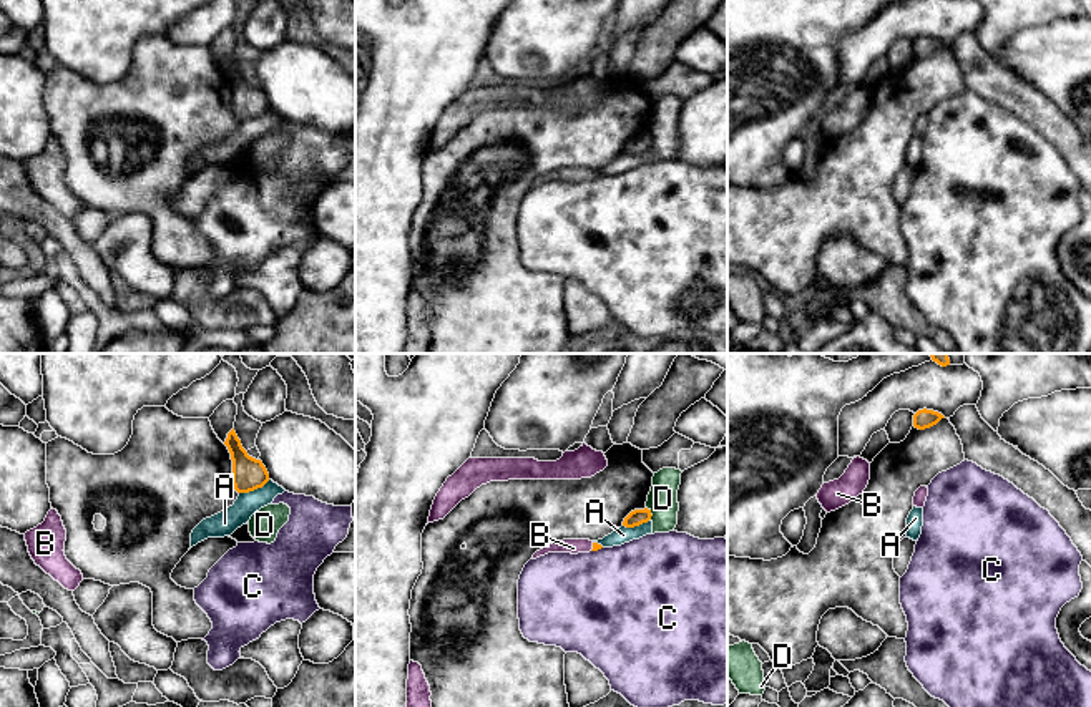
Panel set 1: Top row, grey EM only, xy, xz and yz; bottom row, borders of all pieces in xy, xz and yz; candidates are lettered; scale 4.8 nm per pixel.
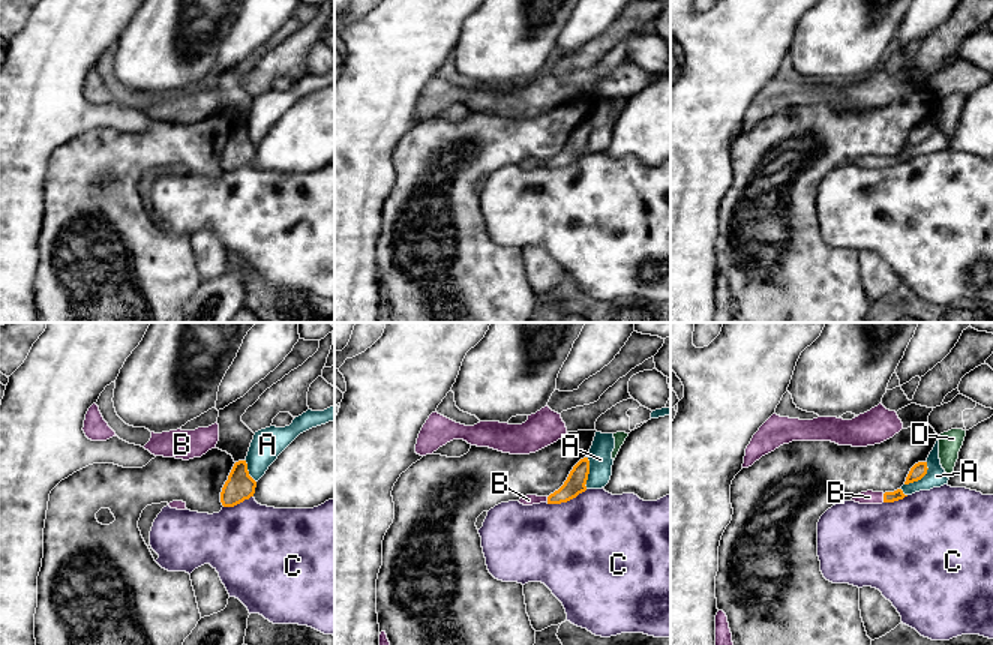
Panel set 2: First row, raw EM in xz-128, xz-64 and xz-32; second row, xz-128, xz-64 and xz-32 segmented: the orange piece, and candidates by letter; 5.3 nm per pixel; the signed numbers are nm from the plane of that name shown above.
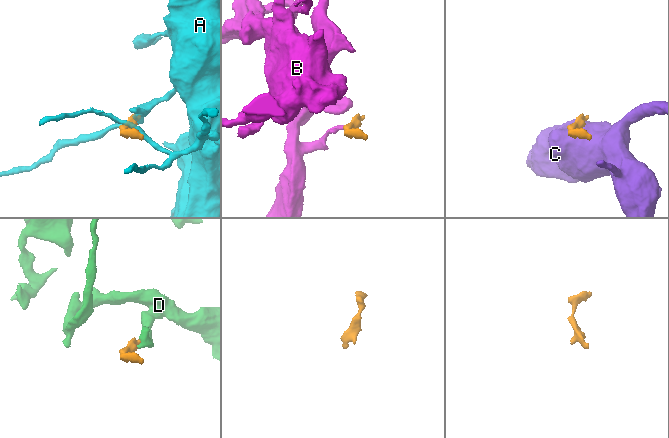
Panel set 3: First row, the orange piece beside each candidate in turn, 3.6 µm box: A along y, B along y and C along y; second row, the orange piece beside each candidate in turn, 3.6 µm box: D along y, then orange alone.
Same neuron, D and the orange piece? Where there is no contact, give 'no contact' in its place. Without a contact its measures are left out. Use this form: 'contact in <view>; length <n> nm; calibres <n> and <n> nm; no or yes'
contact in xz; length 70 nm; calibres 80 and 140 nm; no

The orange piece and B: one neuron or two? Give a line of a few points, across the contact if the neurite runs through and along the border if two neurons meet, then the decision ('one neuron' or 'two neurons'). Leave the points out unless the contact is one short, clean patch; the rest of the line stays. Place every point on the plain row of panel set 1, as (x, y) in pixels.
line xz (596, 175), (593, 175), (573, 175); one neuron

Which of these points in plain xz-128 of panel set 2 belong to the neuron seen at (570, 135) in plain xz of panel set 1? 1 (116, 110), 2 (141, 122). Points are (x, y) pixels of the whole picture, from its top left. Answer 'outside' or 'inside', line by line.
1: outside
2: outside

